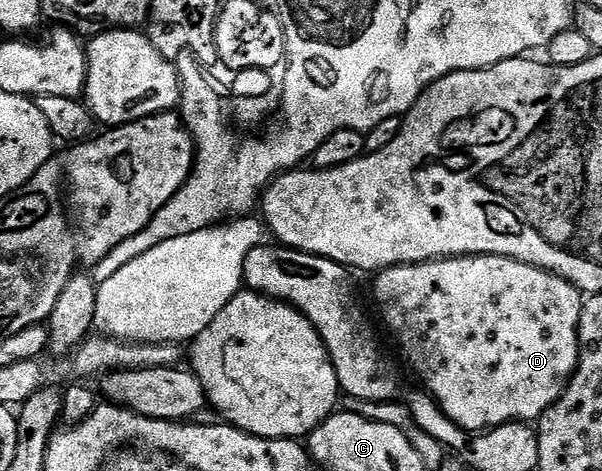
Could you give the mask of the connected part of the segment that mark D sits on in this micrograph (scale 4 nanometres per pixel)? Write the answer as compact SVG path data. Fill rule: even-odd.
M487 253L468 257L443 257L441 261L425 261L419 265L393 265L390 269L381 270L375 277L378 277L374 281L374 297L378 300L378 309L382 312L387 327L394 332L403 355L410 360L411 367L426 384L423 385L425 392L434 398L435 403L444 411L444 415L448 415L452 423L465 429L467 434L478 435L509 421L537 422L538 418L543 417L562 398L564 391L569 387L580 356L578 328L584 304L582 290L571 281L566 281L547 269L537 269L535 265L511 257L497 257Z

